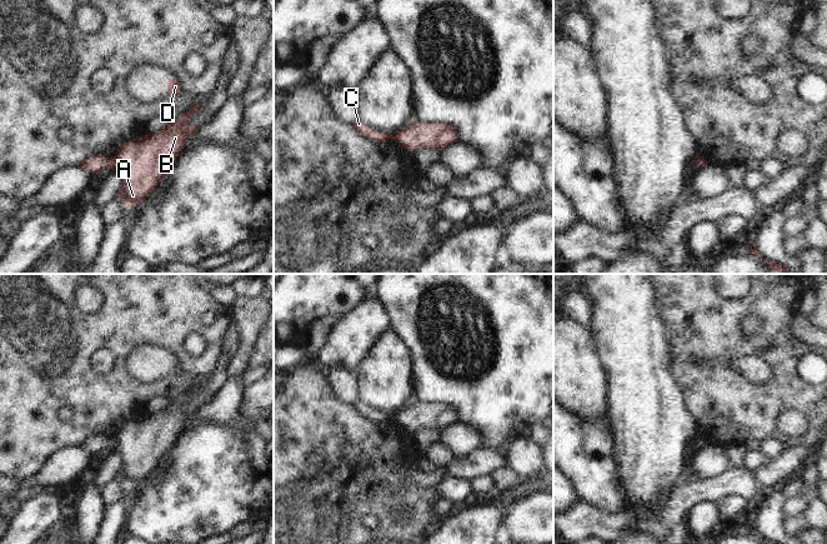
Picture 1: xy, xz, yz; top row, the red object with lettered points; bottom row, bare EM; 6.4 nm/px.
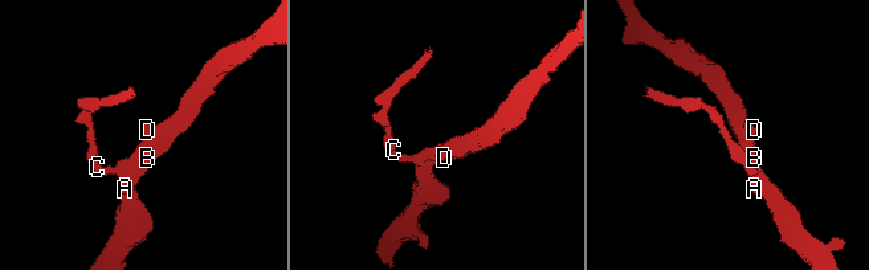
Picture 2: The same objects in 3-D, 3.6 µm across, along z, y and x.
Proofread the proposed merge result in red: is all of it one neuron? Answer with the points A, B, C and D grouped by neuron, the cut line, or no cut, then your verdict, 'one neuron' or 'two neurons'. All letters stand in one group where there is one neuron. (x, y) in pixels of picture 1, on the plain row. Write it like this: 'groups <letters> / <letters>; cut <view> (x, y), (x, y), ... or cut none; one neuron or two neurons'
groups A B D / C; cut xy (115, 437), (116, 449); two neurons

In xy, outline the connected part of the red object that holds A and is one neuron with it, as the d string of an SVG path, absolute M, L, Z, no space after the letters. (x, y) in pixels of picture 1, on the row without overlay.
M205 383L192 385L176 399L154 414L142 415L121 425L116 450L122 458L120 479L127 488L140 485L160 464L182 434L186 421L201 406L191 406L190 399L199 394Z

